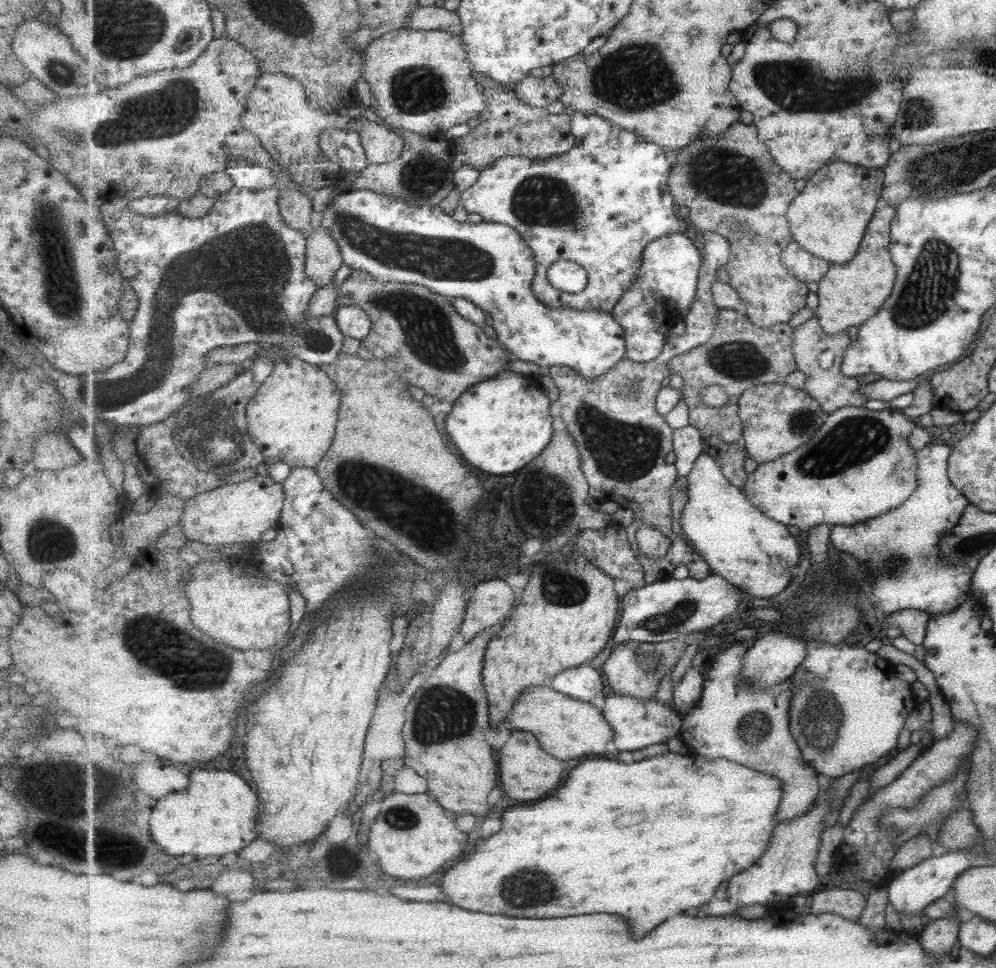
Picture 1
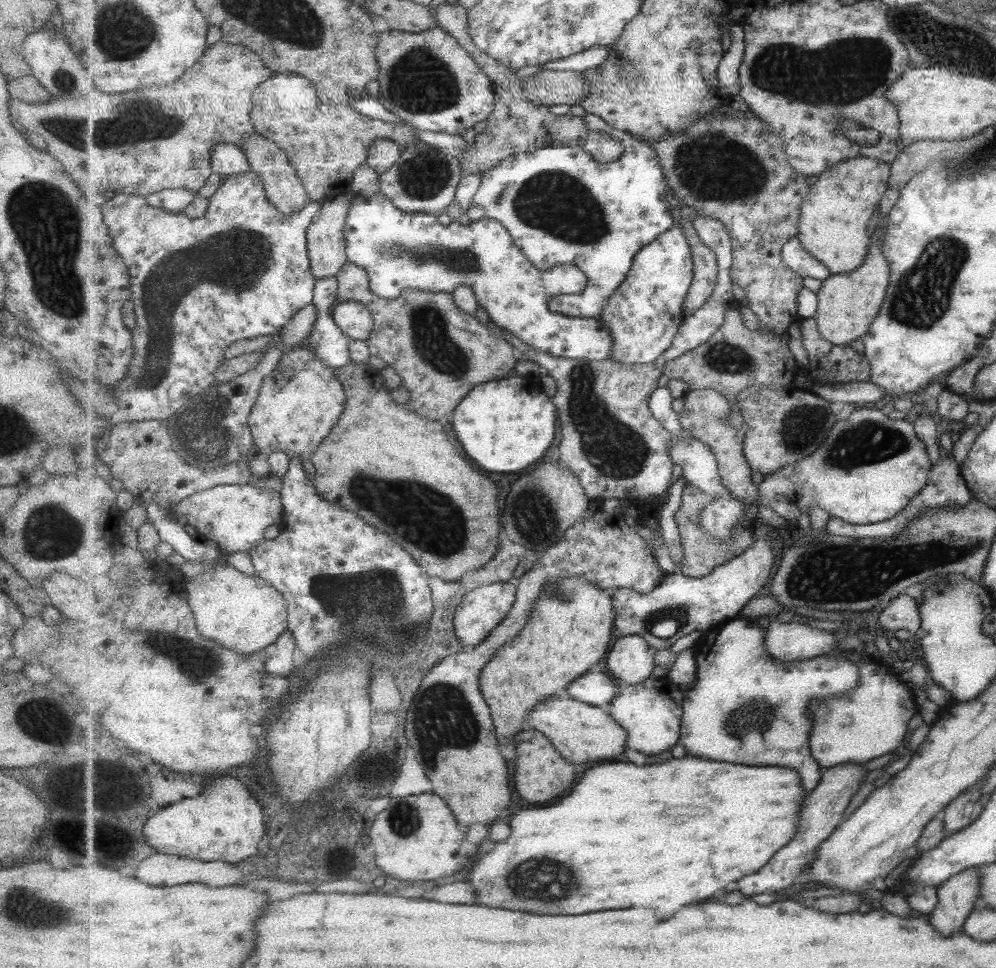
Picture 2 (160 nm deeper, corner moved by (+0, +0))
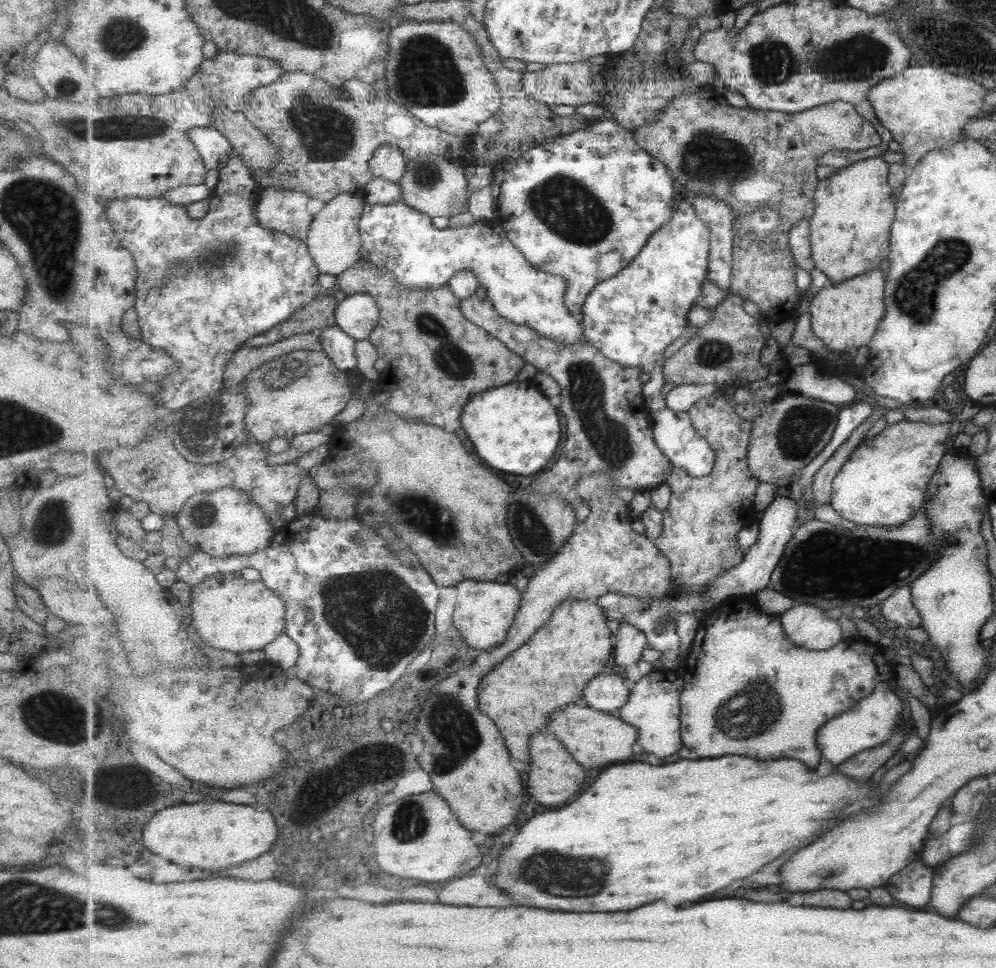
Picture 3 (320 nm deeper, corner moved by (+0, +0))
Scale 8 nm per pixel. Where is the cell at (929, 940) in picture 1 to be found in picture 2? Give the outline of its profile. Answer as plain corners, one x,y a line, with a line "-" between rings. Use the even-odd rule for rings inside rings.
969,867
951,875
936,888
937,902
930,912
929,924
943,936
961,930
969,912
980,896
980,878
977,867

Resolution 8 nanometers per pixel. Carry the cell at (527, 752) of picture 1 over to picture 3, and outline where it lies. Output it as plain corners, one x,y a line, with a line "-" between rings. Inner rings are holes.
539,734
533,738
531,744
531,754
533,754
533,770
529,776
529,792
541,802
541,804
565,804
573,796
577,796
585,782
587,782
587,772
576,757
571,756
571,752
563,746
563,742
555,734

